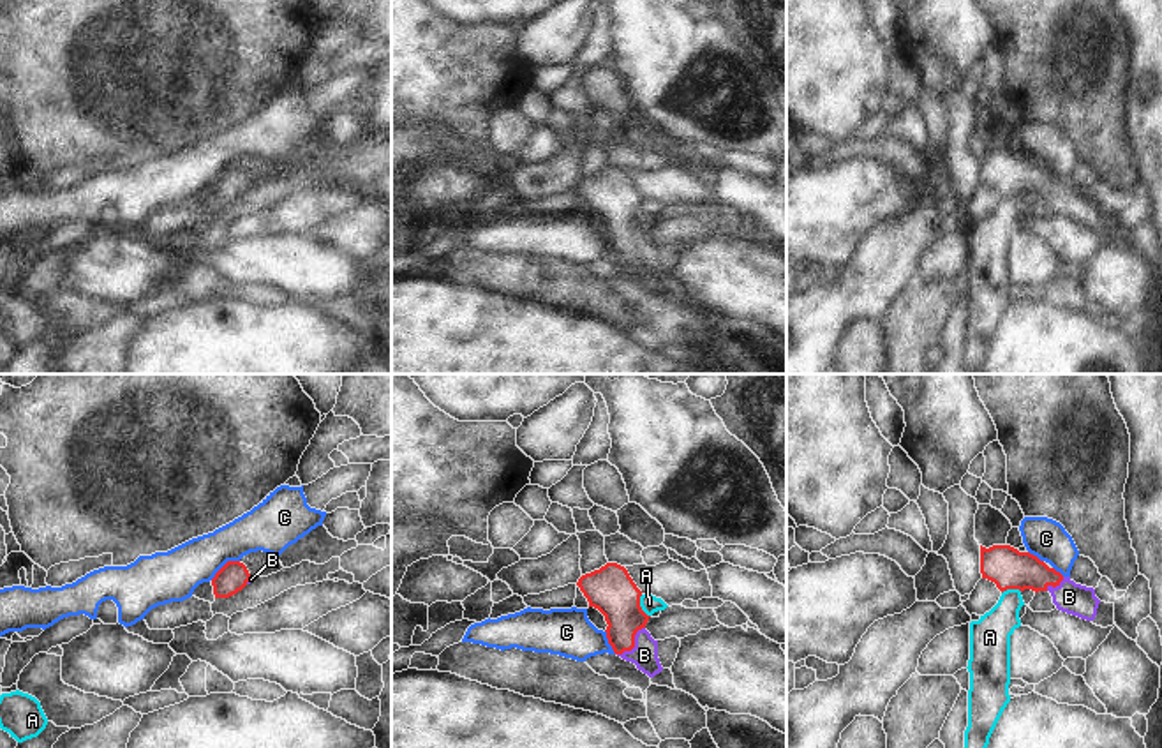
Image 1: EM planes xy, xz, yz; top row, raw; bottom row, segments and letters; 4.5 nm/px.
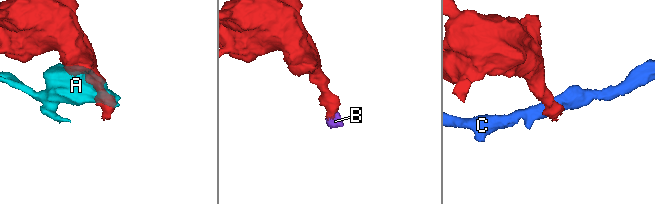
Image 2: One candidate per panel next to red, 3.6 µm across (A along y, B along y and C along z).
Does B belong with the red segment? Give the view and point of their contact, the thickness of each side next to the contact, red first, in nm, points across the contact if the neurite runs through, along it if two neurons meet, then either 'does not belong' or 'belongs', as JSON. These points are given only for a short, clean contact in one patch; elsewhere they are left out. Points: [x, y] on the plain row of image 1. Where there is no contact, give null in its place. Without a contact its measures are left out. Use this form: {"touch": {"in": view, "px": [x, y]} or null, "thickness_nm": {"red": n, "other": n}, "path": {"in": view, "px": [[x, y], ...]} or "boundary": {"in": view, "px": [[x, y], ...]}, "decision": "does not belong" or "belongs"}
{"touch": {"in": "xz", "px": [633, 249]}, "thickness_nm": {"red": 200, "other": 120}, "path": {"in": "xz", "px": [[614, 198], [633, 249], [644, 260]]}, "decision": "belongs"}

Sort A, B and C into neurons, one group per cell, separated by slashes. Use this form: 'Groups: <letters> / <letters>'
Groups: A / B / C

